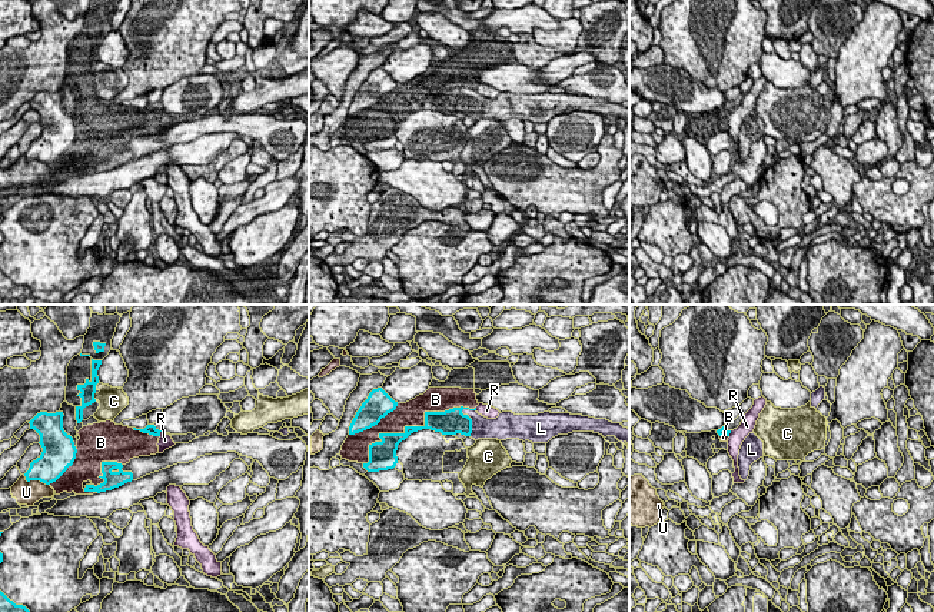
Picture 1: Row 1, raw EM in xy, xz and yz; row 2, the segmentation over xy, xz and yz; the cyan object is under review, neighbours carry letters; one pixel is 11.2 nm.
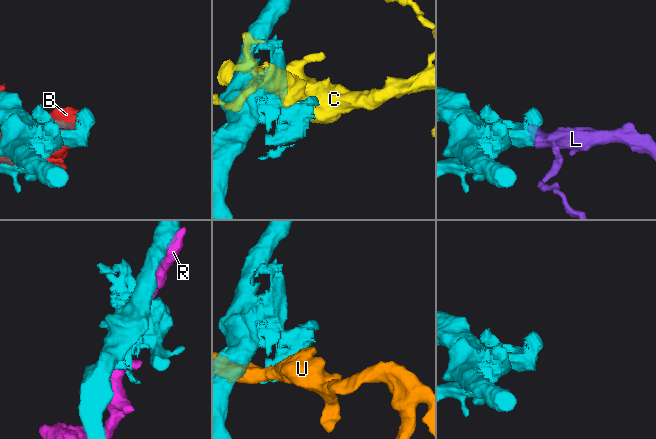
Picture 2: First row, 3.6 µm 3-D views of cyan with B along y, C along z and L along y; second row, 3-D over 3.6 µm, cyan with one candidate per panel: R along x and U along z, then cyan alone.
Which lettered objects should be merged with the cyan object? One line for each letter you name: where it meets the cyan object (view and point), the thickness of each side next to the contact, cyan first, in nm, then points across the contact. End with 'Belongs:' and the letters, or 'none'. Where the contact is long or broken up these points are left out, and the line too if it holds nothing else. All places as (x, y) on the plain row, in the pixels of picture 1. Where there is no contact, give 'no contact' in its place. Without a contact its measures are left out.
Belongs: none

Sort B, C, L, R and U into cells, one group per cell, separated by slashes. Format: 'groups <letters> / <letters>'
groups B U / C / L / R

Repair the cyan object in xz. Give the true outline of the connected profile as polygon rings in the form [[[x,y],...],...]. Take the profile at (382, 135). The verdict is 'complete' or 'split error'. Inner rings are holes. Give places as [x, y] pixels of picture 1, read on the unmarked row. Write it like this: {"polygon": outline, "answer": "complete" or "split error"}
{"polygon": [[[453,87],[445,92],[425,92],[423,106],[405,106],[403,113],[379,113],[380,122],[369,124],[369,142],[363,143],[368,152],[379,152],[393,149],[398,143],[398,124],[411,113],[431,109],[442,114],[465,114],[472,113],[472,99],[462,90],[469,87]]], "answer": "complete"}

